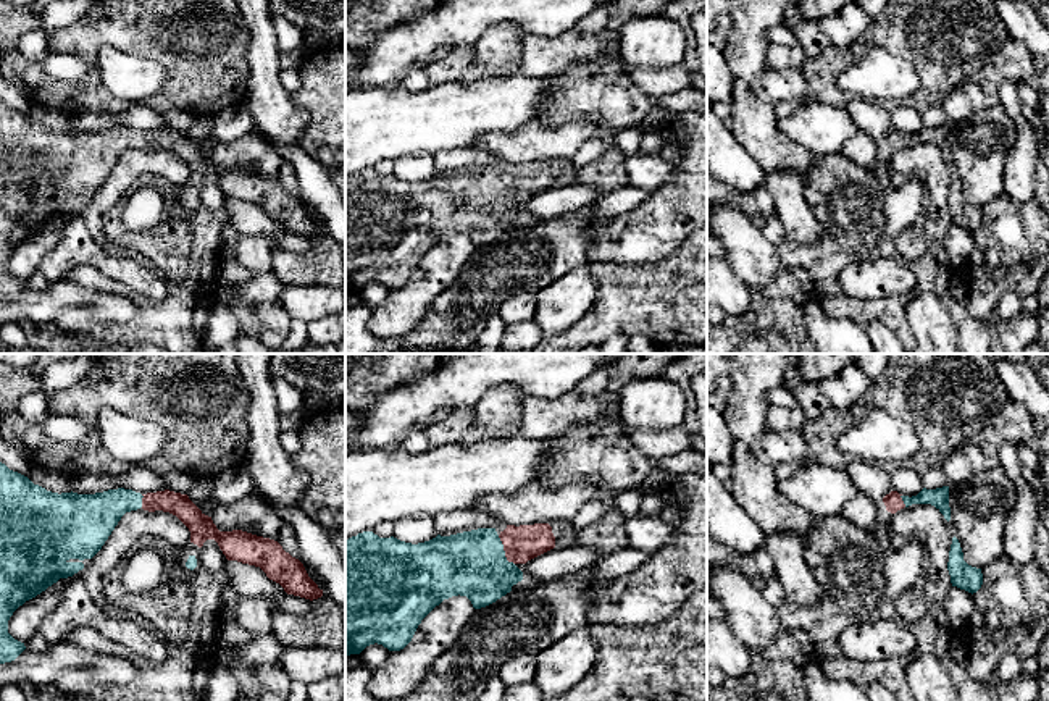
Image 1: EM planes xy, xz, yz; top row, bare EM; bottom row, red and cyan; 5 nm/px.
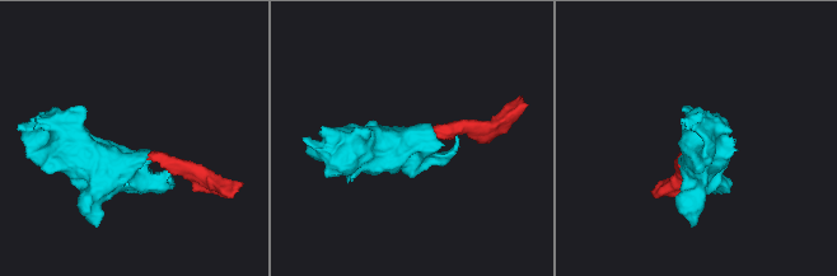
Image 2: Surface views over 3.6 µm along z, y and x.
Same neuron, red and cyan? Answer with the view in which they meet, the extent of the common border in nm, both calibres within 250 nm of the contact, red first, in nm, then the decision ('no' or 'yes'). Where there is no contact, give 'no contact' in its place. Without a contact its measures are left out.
xz | 170 nm | 180/320 nm | yes

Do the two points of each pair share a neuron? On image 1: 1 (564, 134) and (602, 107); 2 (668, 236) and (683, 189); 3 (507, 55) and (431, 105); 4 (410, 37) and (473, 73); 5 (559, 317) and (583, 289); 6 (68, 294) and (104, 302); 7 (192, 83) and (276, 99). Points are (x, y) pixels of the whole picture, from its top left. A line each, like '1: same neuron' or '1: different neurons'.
1: different neurons
2: same neuron
3: different neurons
4: different neurons
5: same neuron
6: same neuron
7: different neurons

